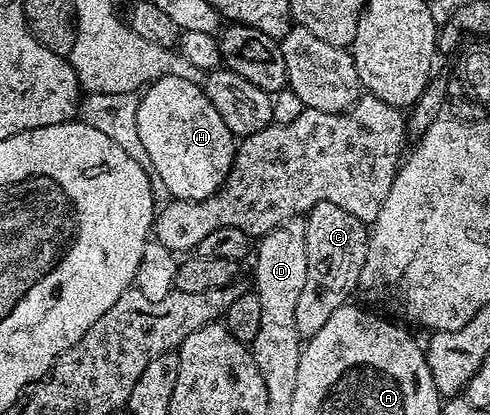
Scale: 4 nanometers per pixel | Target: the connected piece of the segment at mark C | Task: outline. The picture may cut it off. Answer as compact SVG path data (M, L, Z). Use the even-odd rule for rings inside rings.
M321 201L313 205L306 216L307 228L305 229L305 241L307 242L307 272L305 273L305 285L301 289L301 297L297 297L297 329L300 336L310 337L337 313L350 299L351 294L356 294L361 277L361 269L365 269L365 257L367 256L367 240L369 238L368 224L362 223L349 209L341 209L333 201Z

